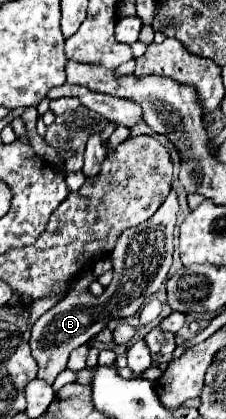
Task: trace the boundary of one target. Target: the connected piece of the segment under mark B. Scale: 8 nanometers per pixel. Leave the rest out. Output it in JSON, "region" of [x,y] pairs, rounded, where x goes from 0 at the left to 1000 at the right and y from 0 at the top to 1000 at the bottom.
{"region":[[[752,451],[735,480],[655,527],[531,561],[531,575],[487,604],[504,666],[442,709],[416,709],[381,690],[336,695],[327,680],[257,728],[239,728],[150,771],[133,828],[142,852],[168,866],[168,900],[204,905],[212,914],[239,914],[248,895],[292,881],[292,862],[319,833],[372,823],[496,761],[558,761],[611,747],[611,737],[655,718],[655,709],[708,690],[708,680],[743,666],[743,647],[761,632],[761,594],[770,594],[761,551],[779,532],[779,504],[788,504],[788,465],[779,451]]]}

